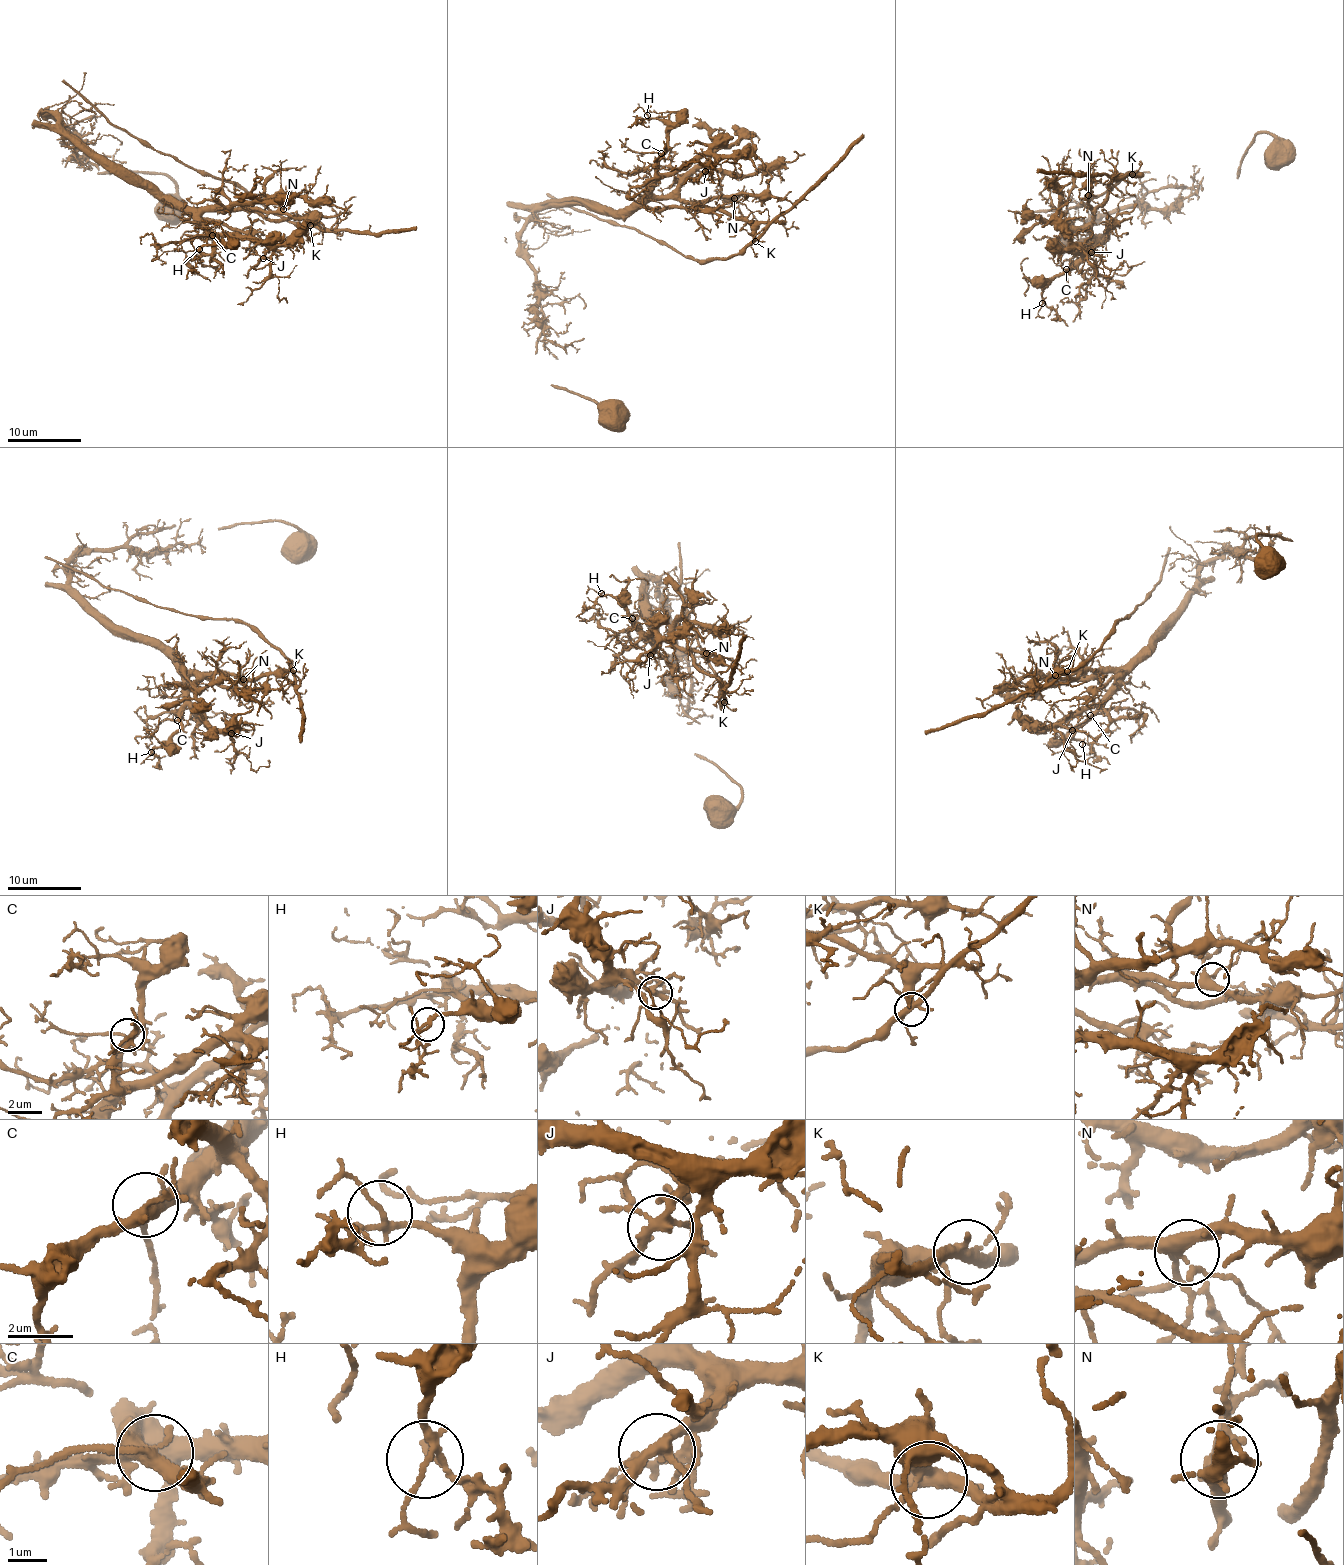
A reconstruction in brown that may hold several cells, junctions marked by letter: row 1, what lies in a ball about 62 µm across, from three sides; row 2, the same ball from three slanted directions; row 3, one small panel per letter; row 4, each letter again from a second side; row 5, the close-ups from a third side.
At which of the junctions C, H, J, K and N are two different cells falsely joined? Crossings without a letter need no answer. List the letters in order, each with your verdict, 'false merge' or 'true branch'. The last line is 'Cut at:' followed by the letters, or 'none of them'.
C: true branch
H: true branch
J: true branch
K: false merge
N: true branch
Cut at: K

